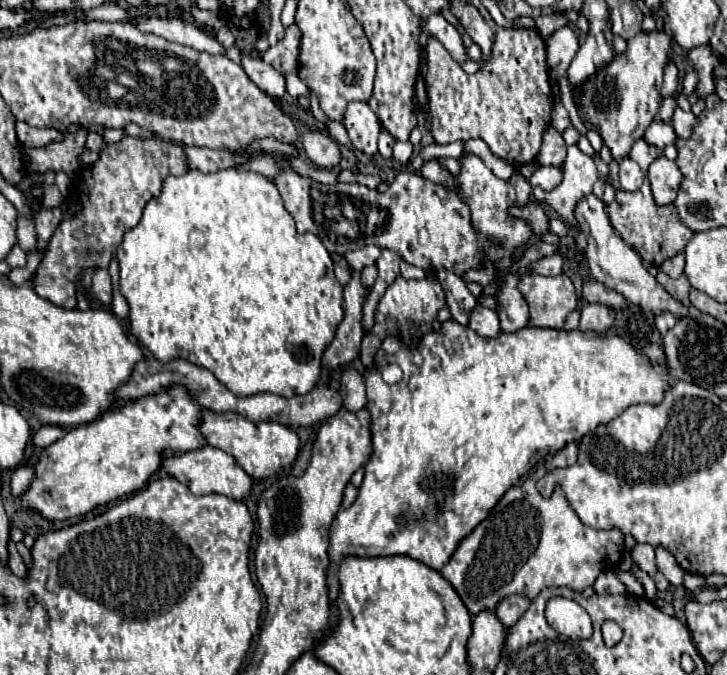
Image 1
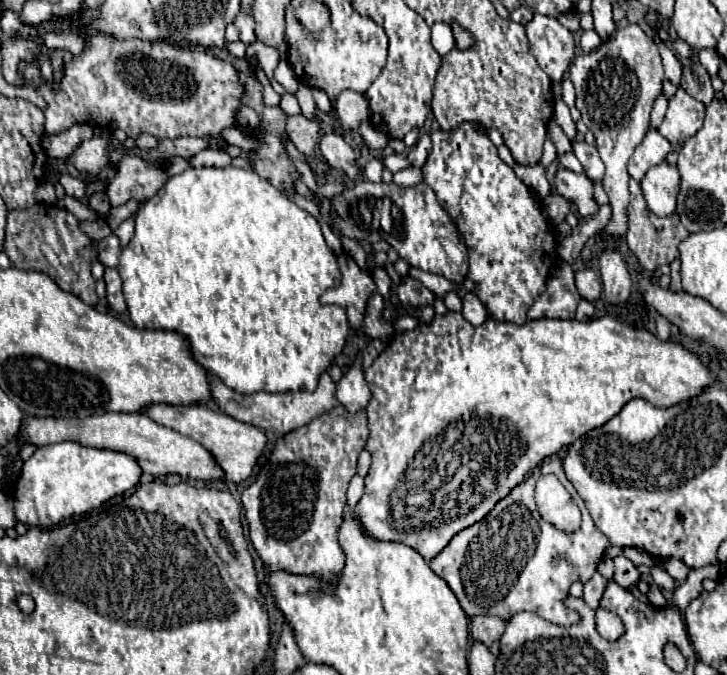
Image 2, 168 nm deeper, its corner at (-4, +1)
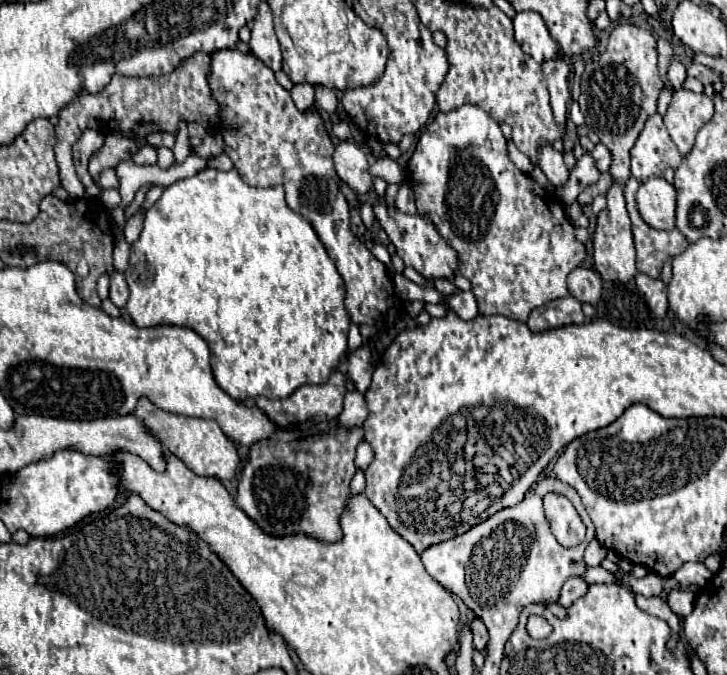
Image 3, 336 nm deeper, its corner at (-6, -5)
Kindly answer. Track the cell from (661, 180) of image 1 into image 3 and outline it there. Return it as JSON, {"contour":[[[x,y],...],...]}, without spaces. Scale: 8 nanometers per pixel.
{"contour":[[[652,177],[644,181],[638,189],[636,201],[642,219],[650,227],[664,231],[670,231],[674,227],[676,189],[664,177]]]}

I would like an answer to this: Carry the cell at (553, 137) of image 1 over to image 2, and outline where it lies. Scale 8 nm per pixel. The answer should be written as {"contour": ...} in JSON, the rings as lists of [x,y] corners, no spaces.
{"contour":[[[554,121],[550,123],[550,135],[552,135],[552,141],[554,141],[554,145],[556,145],[556,149],[558,149],[560,155],[572,151],[572,143],[570,143],[570,139],[562,133],[562,129],[560,129]]]}

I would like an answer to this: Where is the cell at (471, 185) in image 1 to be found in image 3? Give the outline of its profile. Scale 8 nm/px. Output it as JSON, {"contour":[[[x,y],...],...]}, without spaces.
{"contour":[[[464,105],[456,111],[450,111],[450,113],[438,113],[434,117],[434,121],[426,127],[426,131],[422,133],[422,137],[418,139],[418,145],[412,153],[412,159],[410,159],[410,171],[412,171],[412,189],[414,189],[414,197],[416,197],[416,205],[418,205],[418,211],[422,215],[426,215],[434,225],[436,229],[440,231],[440,235],[460,253],[460,275],[464,275],[466,279],[470,279],[472,283],[472,293],[478,301],[478,309],[482,315],[504,315],[508,319],[516,319],[516,321],[528,321],[528,315],[532,309],[552,301],[552,299],[560,299],[564,295],[568,295],[568,285],[566,285],[566,277],[570,275],[570,271],[574,271],[582,261],[584,261],[584,255],[586,255],[586,249],[584,245],[574,237],[574,227],[572,223],[568,221],[566,213],[564,213],[564,205],[556,199],[556,195],[552,191],[546,191],[542,189],[530,175],[524,175],[522,171],[518,171],[514,167],[514,163],[508,159],[508,153],[506,153],[506,139],[500,131],[500,125],[486,113],[482,111],[480,107],[476,105]]]}

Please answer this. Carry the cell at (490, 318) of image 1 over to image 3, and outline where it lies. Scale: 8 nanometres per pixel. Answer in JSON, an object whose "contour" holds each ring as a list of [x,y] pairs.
{"contour":[[[460,291],[458,295],[450,295],[446,299],[448,299],[448,307],[452,311],[456,311],[456,315],[460,315],[460,319],[464,319],[464,321],[476,319],[480,315],[476,297],[472,295],[472,291]]]}

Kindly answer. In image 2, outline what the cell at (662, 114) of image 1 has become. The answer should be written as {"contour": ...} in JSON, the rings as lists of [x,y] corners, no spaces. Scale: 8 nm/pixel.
{"contour":[[[660,43],[658,49],[660,49],[660,55],[662,55],[662,63],[664,63],[664,73],[666,73],[666,77],[668,77],[672,83],[678,85],[683,68],[680,59],[676,57],[676,53],[674,53],[666,43]]]}

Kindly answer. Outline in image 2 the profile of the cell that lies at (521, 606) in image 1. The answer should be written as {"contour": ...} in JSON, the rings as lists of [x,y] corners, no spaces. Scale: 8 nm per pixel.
{"contour":[[[478,615],[472,617],[472,625],[470,625],[470,635],[474,641],[484,643],[486,647],[492,647],[494,643],[500,641],[504,633],[504,621],[498,617],[486,617],[486,615]]]}

